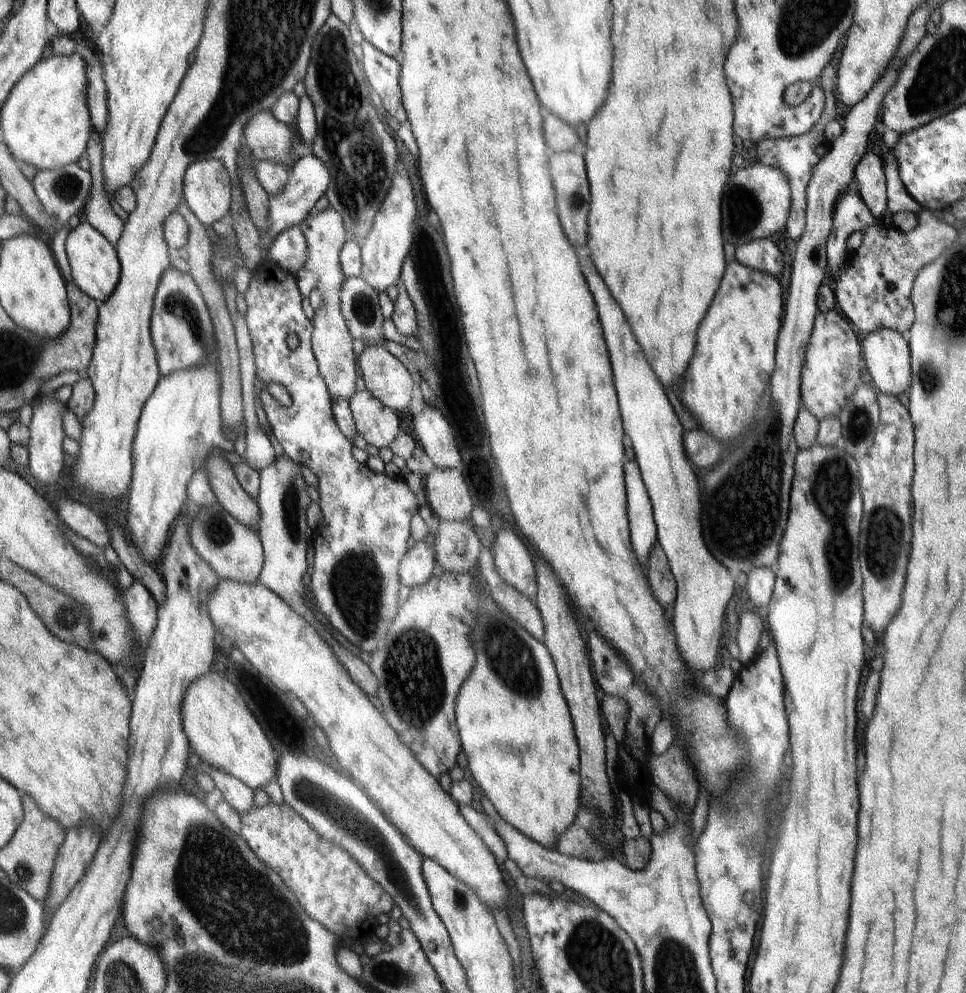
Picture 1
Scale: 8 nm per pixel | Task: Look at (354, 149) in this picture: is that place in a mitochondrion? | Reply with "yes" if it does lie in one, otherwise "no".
yes

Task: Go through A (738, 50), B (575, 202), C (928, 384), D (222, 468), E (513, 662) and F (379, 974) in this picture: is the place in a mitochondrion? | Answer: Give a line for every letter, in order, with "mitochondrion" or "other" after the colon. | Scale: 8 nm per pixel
A: other
B: mitochondrion
C: mitochondrion
D: other
E: mitochondrion
F: mitochondrion

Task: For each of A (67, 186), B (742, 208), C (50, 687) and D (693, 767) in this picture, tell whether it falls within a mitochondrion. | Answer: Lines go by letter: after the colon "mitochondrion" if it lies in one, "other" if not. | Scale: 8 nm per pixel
A: mitochondrion
B: mitochondrion
C: other
D: other

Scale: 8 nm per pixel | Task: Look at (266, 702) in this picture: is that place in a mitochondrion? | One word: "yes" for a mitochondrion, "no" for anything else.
no

